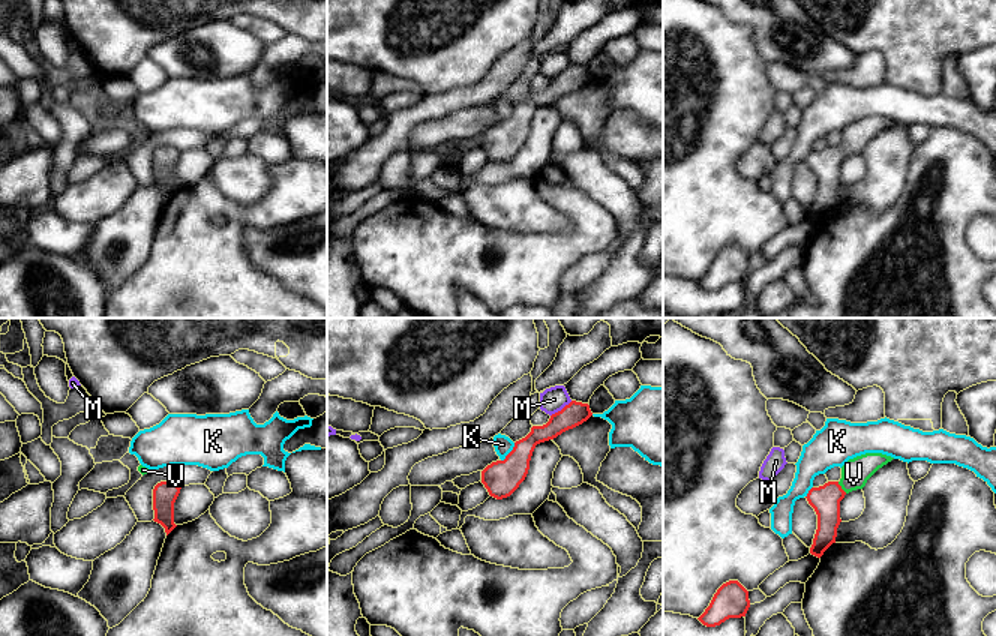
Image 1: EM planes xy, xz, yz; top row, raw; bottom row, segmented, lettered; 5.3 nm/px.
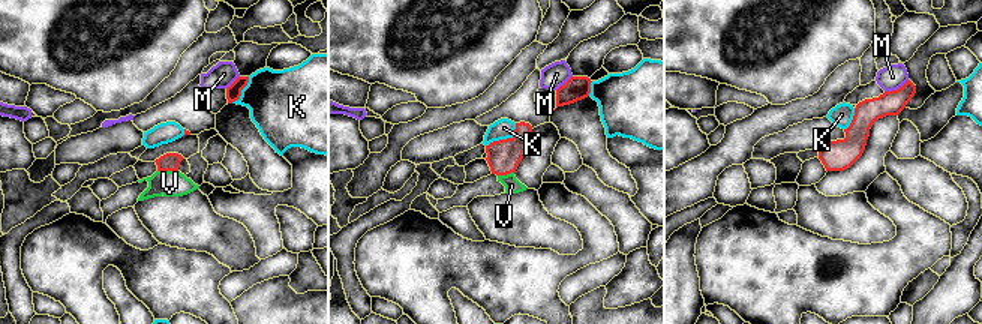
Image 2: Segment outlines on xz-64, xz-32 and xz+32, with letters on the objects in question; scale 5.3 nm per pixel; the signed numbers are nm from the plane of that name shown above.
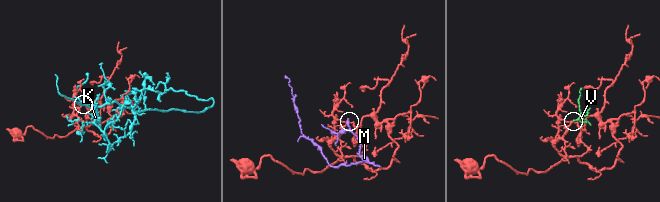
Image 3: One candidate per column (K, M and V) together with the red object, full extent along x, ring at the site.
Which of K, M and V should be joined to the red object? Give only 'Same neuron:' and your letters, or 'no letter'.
Same neuron: V

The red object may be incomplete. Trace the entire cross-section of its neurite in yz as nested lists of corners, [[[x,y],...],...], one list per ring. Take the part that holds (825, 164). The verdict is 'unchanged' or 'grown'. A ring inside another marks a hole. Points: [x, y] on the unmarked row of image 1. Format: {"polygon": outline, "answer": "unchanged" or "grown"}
{"polygon": [[[866,117],[849,123],[842,130],[842,142],[824,150],[812,152],[807,158],[808,168],[818,178],[818,194],[810,218],[820,222],[836,207],[840,183],[840,165],[846,158],[862,153],[867,144],[894,122],[882,117]]], "answer": "grown"}

